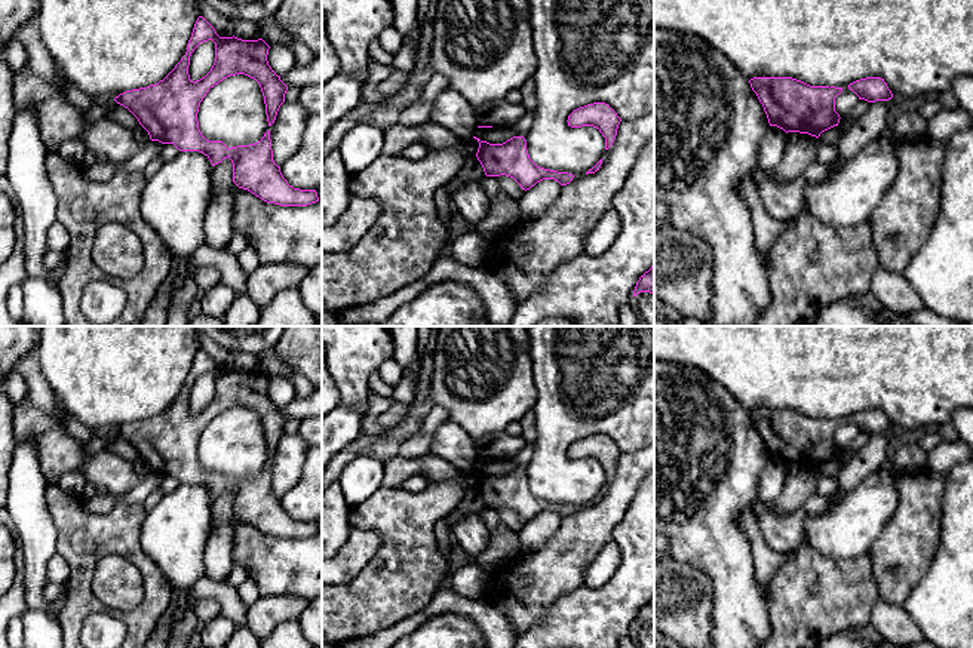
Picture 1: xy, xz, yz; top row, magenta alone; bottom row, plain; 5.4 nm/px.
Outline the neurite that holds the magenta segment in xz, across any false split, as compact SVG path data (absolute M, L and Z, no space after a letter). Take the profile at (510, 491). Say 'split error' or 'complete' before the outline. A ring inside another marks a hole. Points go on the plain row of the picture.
complete; M473 469L479 475L476 485L486 509L506 507L513 510L522 522L530 522L543 512L555 512L561 518L573 513L574 507L537 498L528 486L524 469L513 469L503 476L489 476Z

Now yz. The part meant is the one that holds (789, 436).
complete; M753 409L749 415L770 458L786 466L799 464L819 470L822 464L840 455L835 430L842 420L810 418L792 409Z

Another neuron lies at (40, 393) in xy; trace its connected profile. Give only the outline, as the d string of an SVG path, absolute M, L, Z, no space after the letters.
M37 353L22 356L15 363L15 371L19 372L27 383L28 394L25 400L64 424L65 415L58 403L56 394L40 371Z

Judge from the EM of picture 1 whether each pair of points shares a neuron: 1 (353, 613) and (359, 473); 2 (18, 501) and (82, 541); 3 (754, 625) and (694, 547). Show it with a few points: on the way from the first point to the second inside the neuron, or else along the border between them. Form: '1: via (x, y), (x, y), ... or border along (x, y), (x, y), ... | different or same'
1: border along (380, 485), (365, 500), (349, 507) | different
2: border along (45, 490), (45, 503), (57, 534), (55, 550) | different
3: via (739, 605), (736, 589), (714, 567) | same

